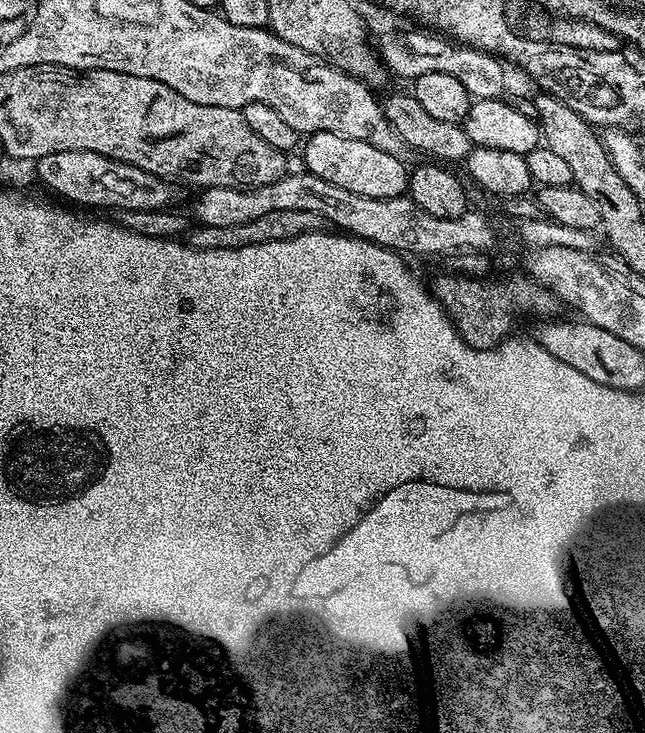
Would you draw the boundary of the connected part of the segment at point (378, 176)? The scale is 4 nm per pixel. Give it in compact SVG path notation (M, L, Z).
M314 132L303 141L303 148L306 171L326 178L326 182L334 182L334 186L342 186L342 190L366 194L366 198L394 198L407 193L410 172L407 167L404 169L405 161L394 154L386 154L386 150L378 150L378 146L370 146L370 142L342 138L342 134Z

